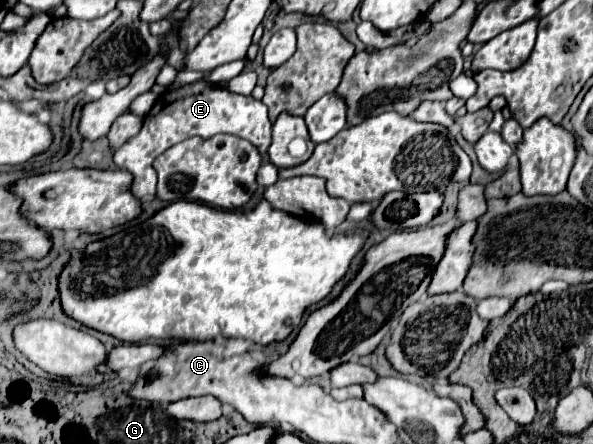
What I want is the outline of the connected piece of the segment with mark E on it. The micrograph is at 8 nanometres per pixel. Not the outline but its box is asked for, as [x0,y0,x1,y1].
[114,82,272,200]

